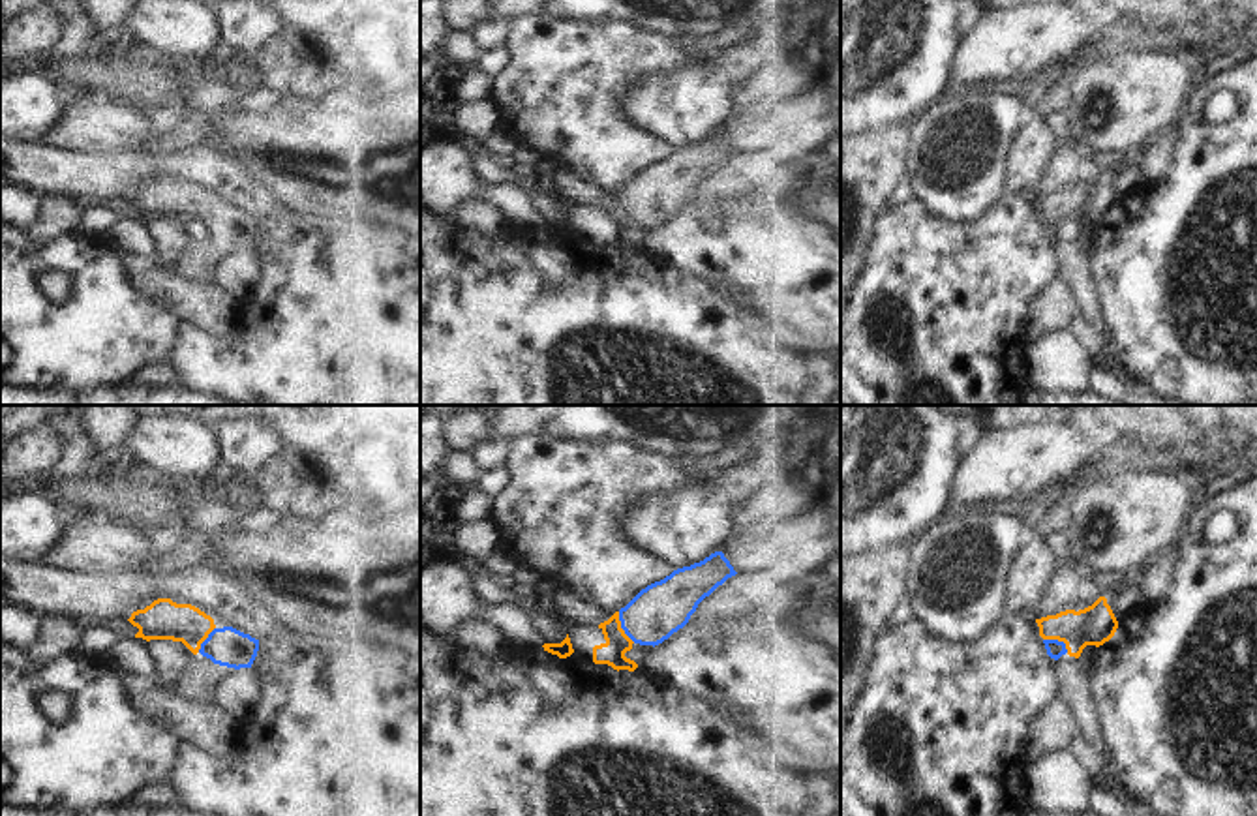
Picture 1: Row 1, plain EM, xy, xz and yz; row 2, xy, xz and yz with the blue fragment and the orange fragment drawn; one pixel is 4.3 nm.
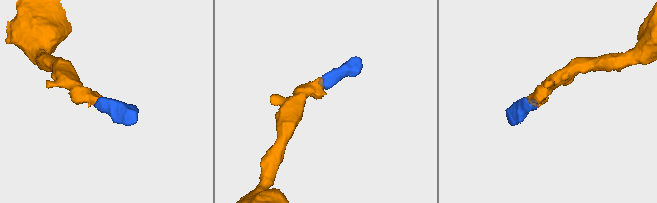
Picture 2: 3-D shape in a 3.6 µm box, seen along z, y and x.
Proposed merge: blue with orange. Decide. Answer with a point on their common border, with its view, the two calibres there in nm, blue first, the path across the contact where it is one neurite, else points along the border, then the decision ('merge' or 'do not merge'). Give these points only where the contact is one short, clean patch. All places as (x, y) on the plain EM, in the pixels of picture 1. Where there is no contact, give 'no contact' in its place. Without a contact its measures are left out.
meets blue in xz at (621, 207); 240 nm thick on the blue side, 110 nm on the other; runs through xz (659, 190), (648, 199), (621, 207), (612, 233); merge

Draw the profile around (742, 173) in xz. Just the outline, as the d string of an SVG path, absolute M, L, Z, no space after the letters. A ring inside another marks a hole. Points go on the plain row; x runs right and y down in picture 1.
M795 152L782 154L769 167L749 154L735 154L698 184L689 203L707 203L726 197L745 195L752 191L767 176L773 180L773 186L782 195L794 197L799 189L809 186L810 173L807 171L805 163L797 158Z

